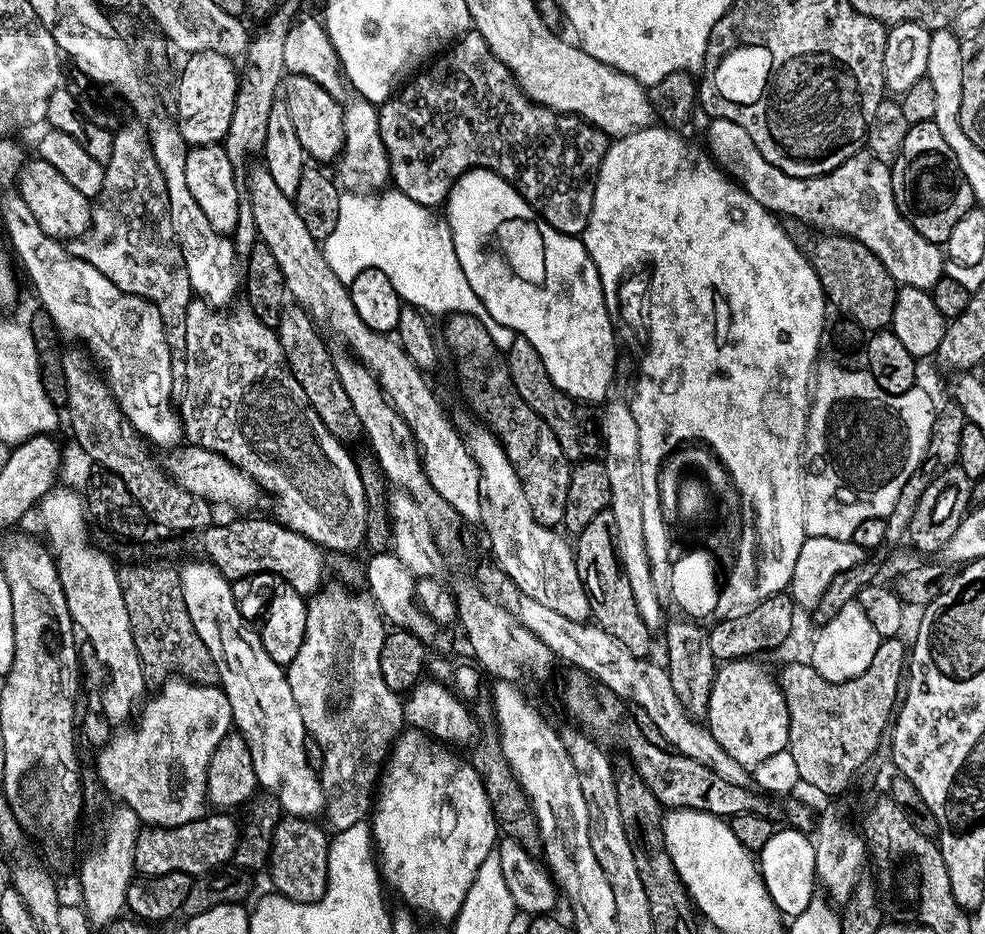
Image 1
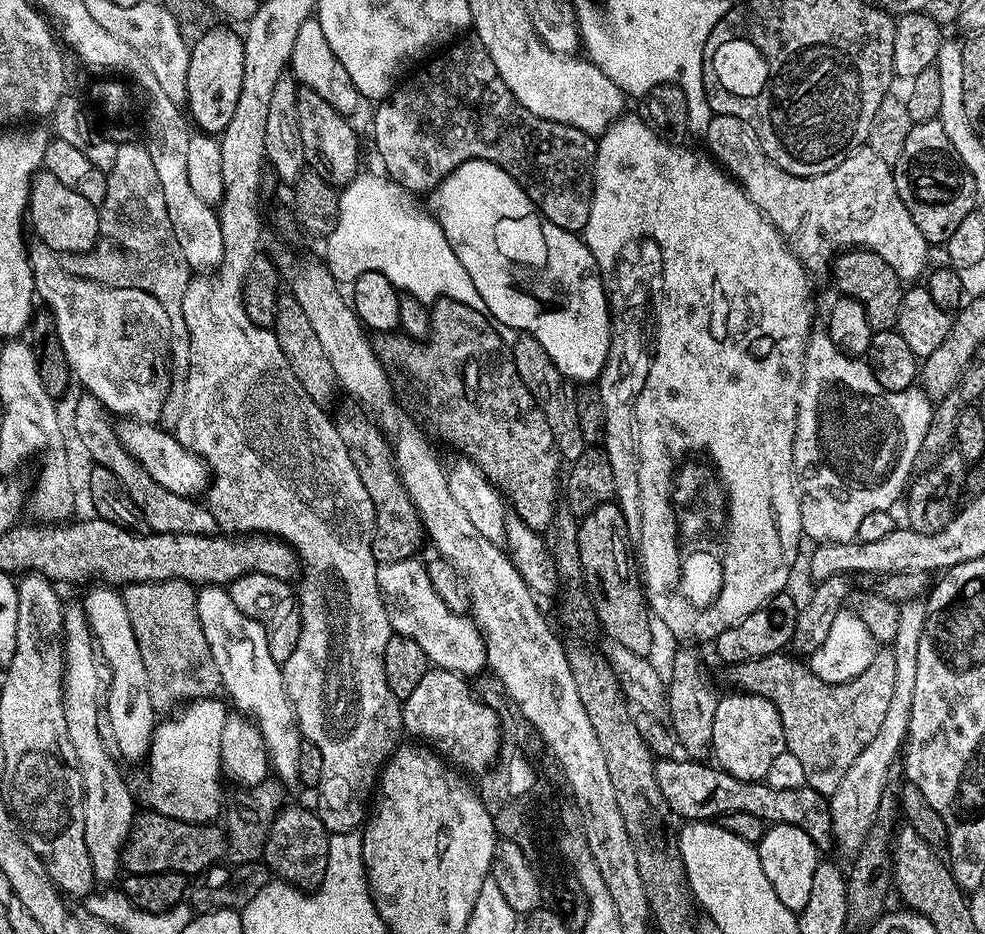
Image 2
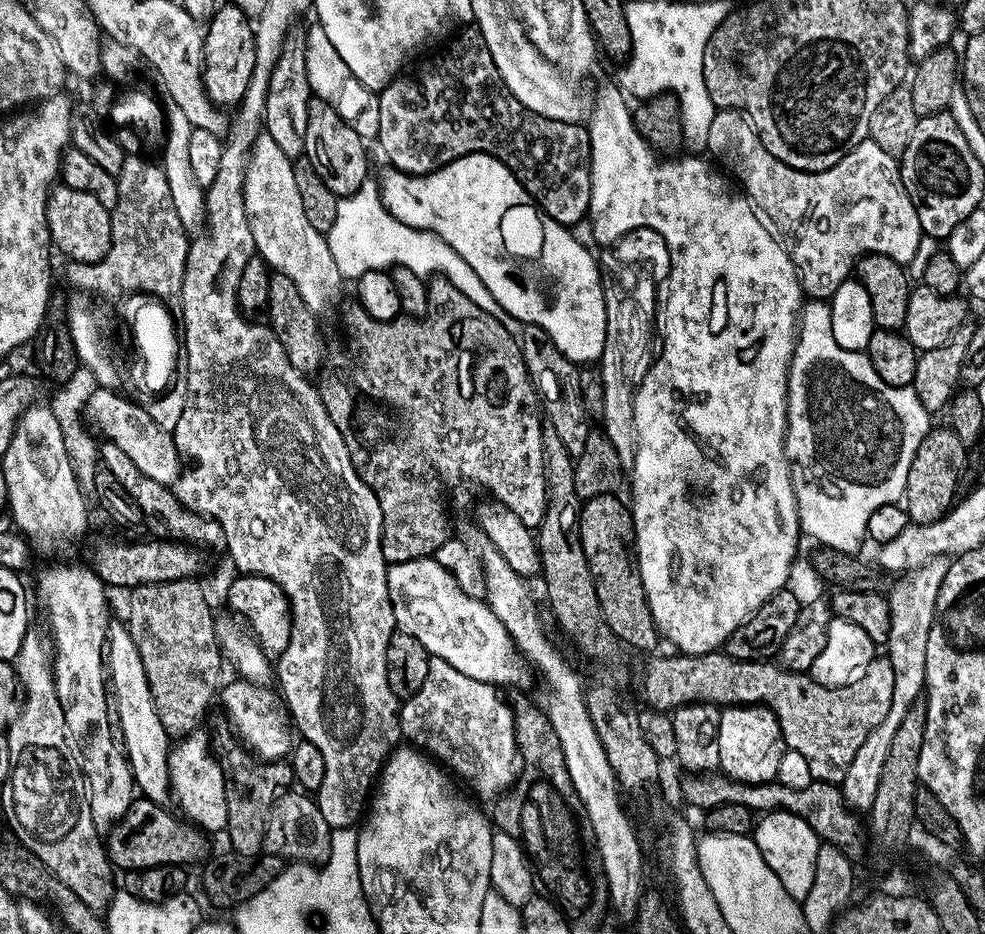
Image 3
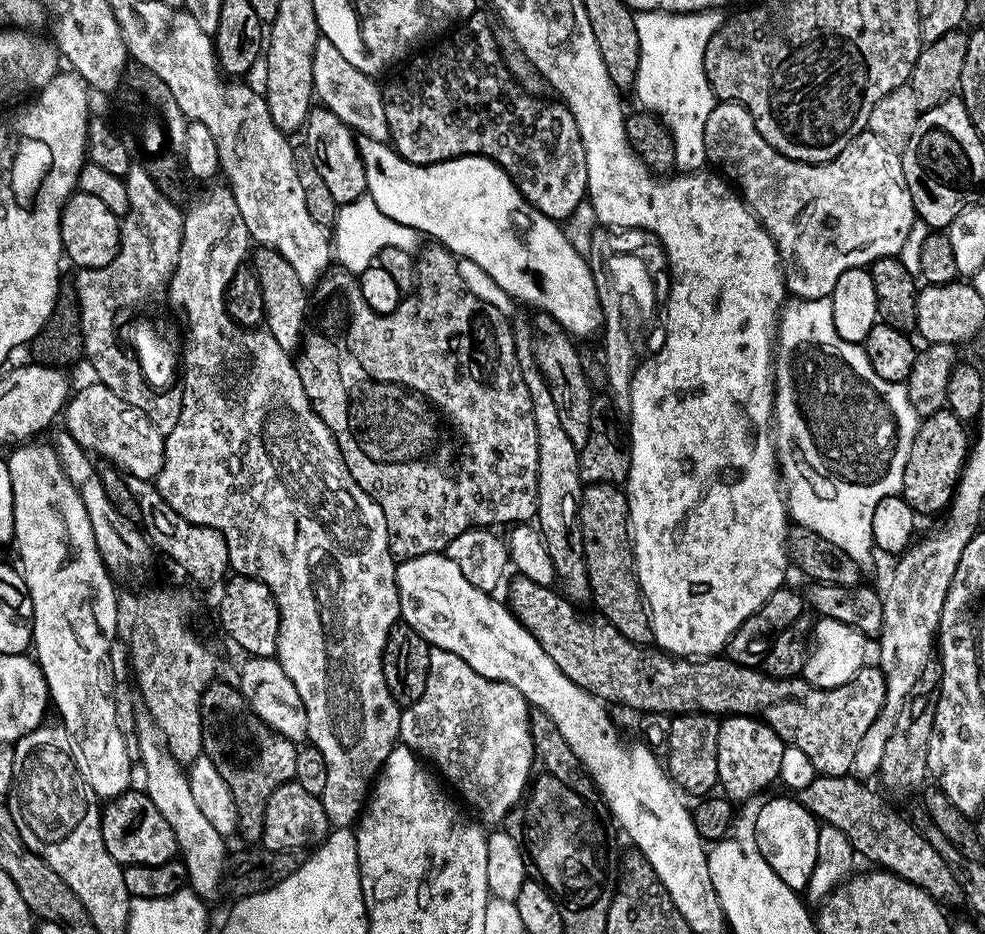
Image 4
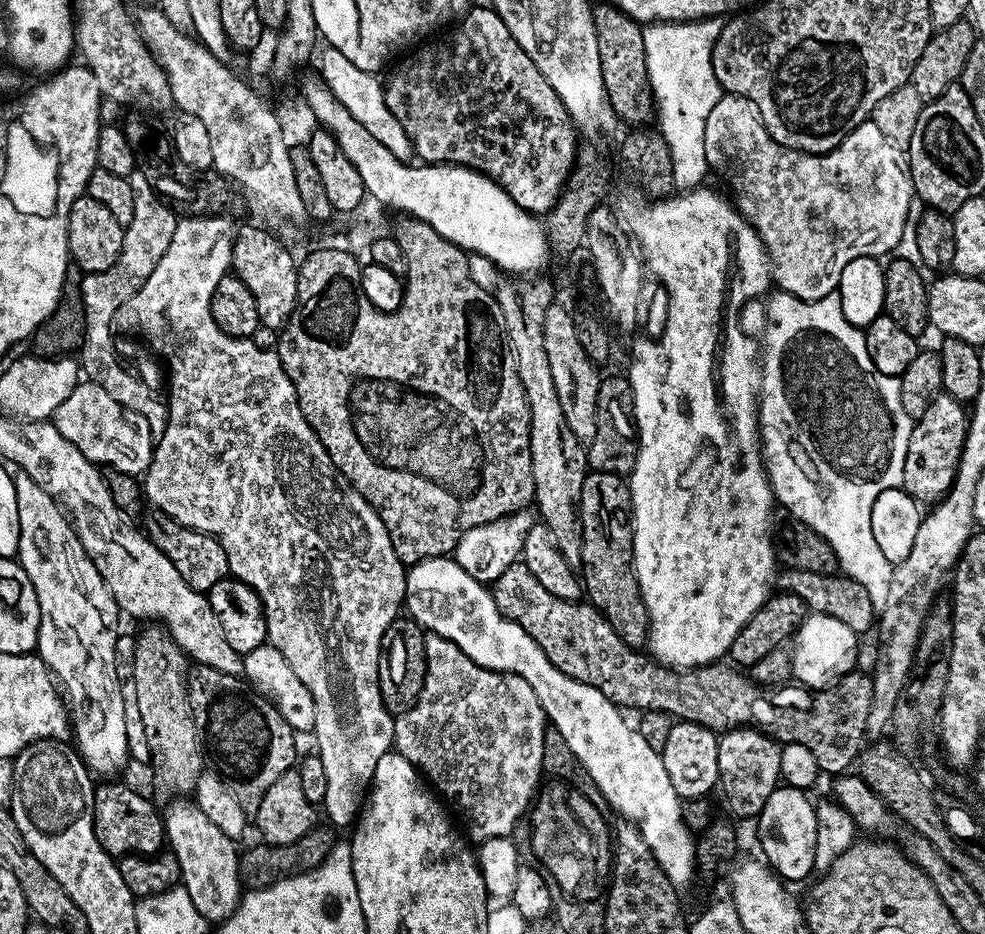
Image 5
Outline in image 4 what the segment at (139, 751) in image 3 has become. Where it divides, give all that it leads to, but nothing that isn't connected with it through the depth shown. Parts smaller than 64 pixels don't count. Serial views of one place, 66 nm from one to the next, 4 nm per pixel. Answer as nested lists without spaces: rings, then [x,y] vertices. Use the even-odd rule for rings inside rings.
[[[142,706],[137,707],[136,712],[134,748],[135,751],[136,748],[140,751],[140,764],[144,767],[143,787],[154,802],[154,806],[158,806],[162,818],[166,818],[166,822],[170,824],[182,860],[184,856],[184,868],[188,871],[187,883],[196,895],[208,898],[215,890],[216,884],[218,888],[226,868],[225,837],[220,836],[218,830],[214,830],[214,826],[210,826],[210,822],[202,815],[202,810],[198,810],[194,794],[188,786],[185,769],[169,754],[154,718],[150,718],[150,714]]]

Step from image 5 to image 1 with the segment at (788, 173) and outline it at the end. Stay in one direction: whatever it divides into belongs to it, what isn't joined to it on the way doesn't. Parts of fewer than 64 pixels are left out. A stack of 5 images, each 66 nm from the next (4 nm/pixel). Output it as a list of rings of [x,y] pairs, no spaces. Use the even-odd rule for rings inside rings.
[[[709,119],[706,131],[708,131],[706,148],[713,161],[723,168],[731,179],[747,190],[750,198],[754,198],[769,212],[779,214],[781,217],[793,216],[794,219],[801,220],[804,224],[813,224],[814,227],[820,228],[816,230],[827,230],[832,234],[852,236],[858,242],[862,242],[862,246],[866,246],[871,252],[878,254],[878,258],[886,266],[886,270],[890,270],[890,274],[896,279],[897,285],[905,288],[930,290],[939,282],[940,277],[945,275],[945,253],[937,245],[922,238],[922,234],[918,234],[918,230],[914,230],[914,226],[910,226],[908,219],[900,213],[892,189],[891,167],[881,162],[871,152],[861,150],[846,162],[842,162],[842,166],[838,166],[833,172],[827,172],[821,176],[811,176],[807,180],[806,178],[794,178],[790,174],[778,170],[778,166],[766,162],[766,158],[762,158],[758,146],[754,146],[750,134],[746,134],[746,130],[742,130],[742,126],[738,126],[738,122]]]

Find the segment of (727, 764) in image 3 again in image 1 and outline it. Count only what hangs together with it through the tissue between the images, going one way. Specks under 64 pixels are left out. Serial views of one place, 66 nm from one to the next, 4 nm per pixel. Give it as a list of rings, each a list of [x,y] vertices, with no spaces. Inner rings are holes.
[[[763,659],[730,660],[716,669],[714,686],[710,690],[710,706],[706,726],[710,734],[742,766],[755,770],[766,758],[785,751],[788,746],[790,718],[786,698],[782,694],[777,677],[768,673]]]

